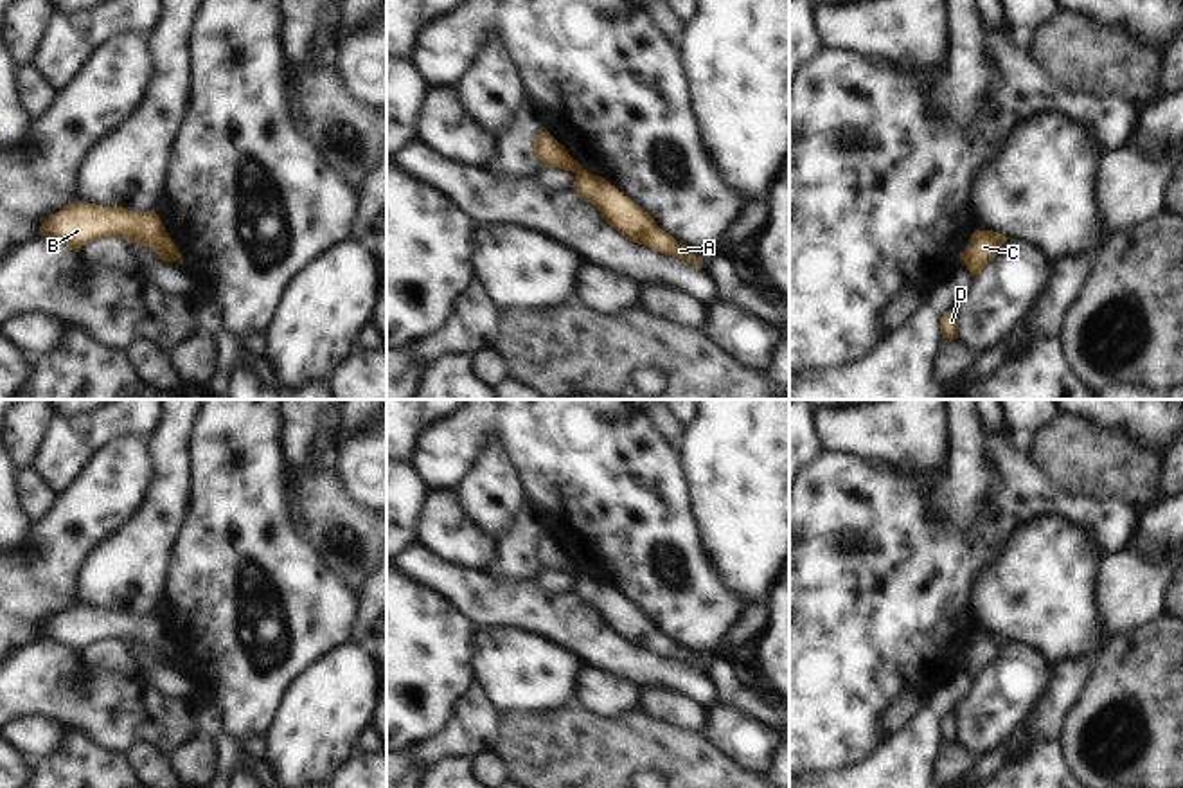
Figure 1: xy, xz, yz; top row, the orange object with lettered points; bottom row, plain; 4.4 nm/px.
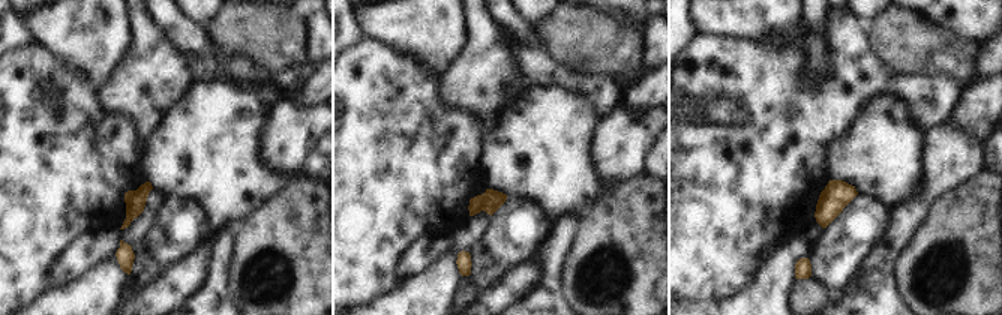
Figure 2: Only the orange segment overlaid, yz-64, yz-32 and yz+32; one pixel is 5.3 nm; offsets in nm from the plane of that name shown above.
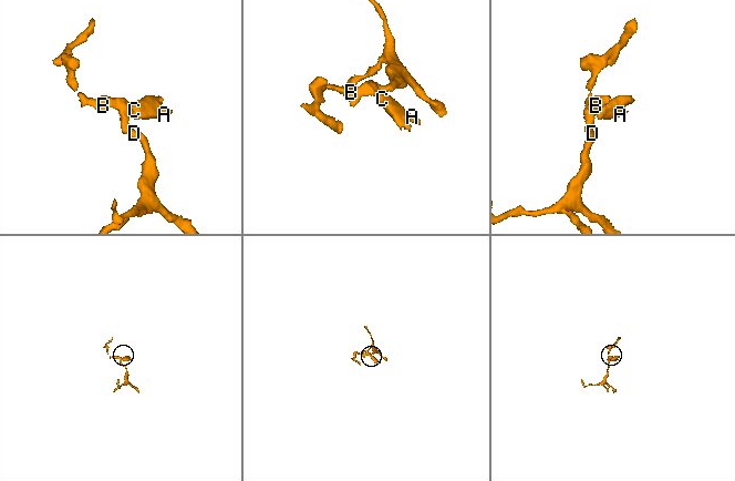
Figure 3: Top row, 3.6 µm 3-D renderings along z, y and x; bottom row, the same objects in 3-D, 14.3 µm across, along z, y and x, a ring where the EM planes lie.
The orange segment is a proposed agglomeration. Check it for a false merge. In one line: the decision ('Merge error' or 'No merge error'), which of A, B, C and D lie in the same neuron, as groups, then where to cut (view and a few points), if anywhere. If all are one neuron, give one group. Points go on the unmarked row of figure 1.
Merge error. Groups: A C / B D. Split along xz (581, 571), (576, 574).

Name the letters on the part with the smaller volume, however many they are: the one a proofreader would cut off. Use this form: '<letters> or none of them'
A, C.

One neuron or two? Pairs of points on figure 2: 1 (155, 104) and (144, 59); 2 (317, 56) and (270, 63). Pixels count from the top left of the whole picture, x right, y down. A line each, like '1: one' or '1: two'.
1: one
2: two

